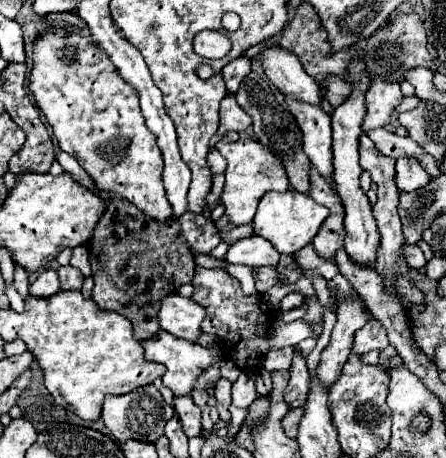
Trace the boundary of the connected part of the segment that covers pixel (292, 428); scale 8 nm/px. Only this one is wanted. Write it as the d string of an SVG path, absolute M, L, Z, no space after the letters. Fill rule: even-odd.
M301 407L299 409L289 409L289 413L281 419L281 427L285 429L285 433L295 433L297 435L297 425L299 425L301 415L303 415Z

